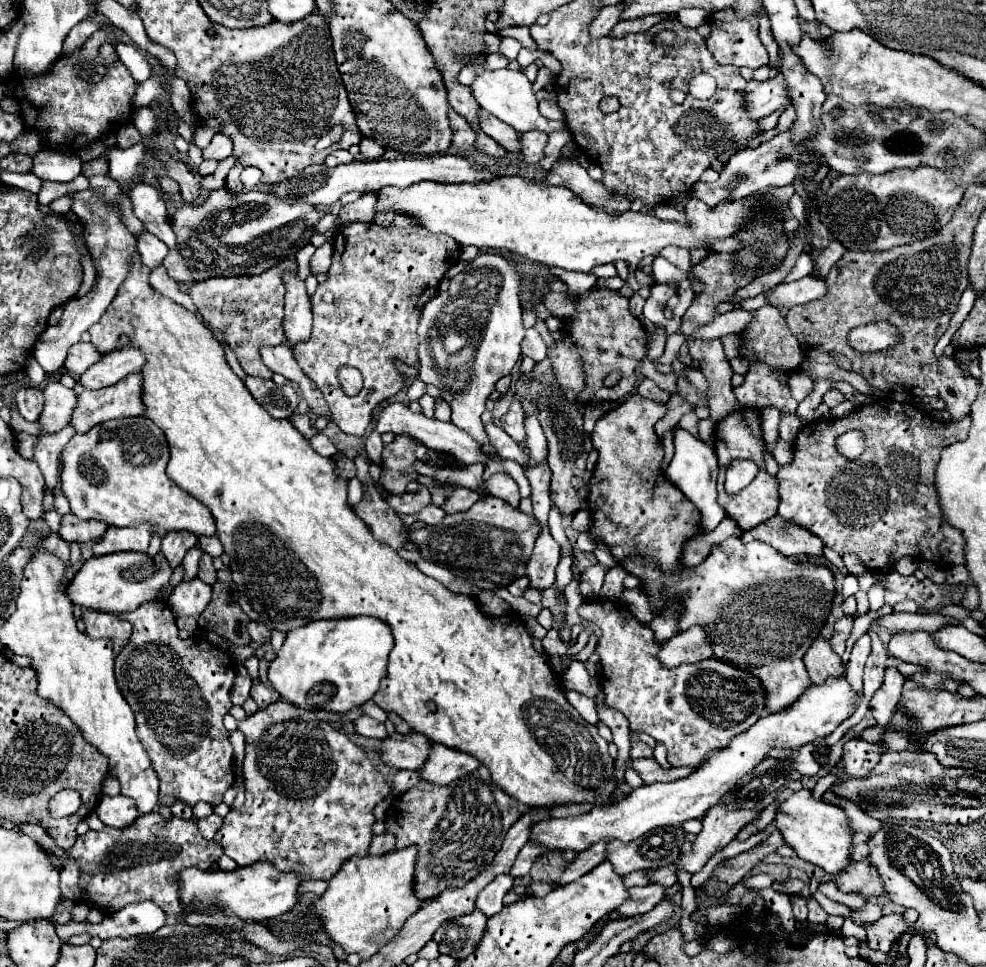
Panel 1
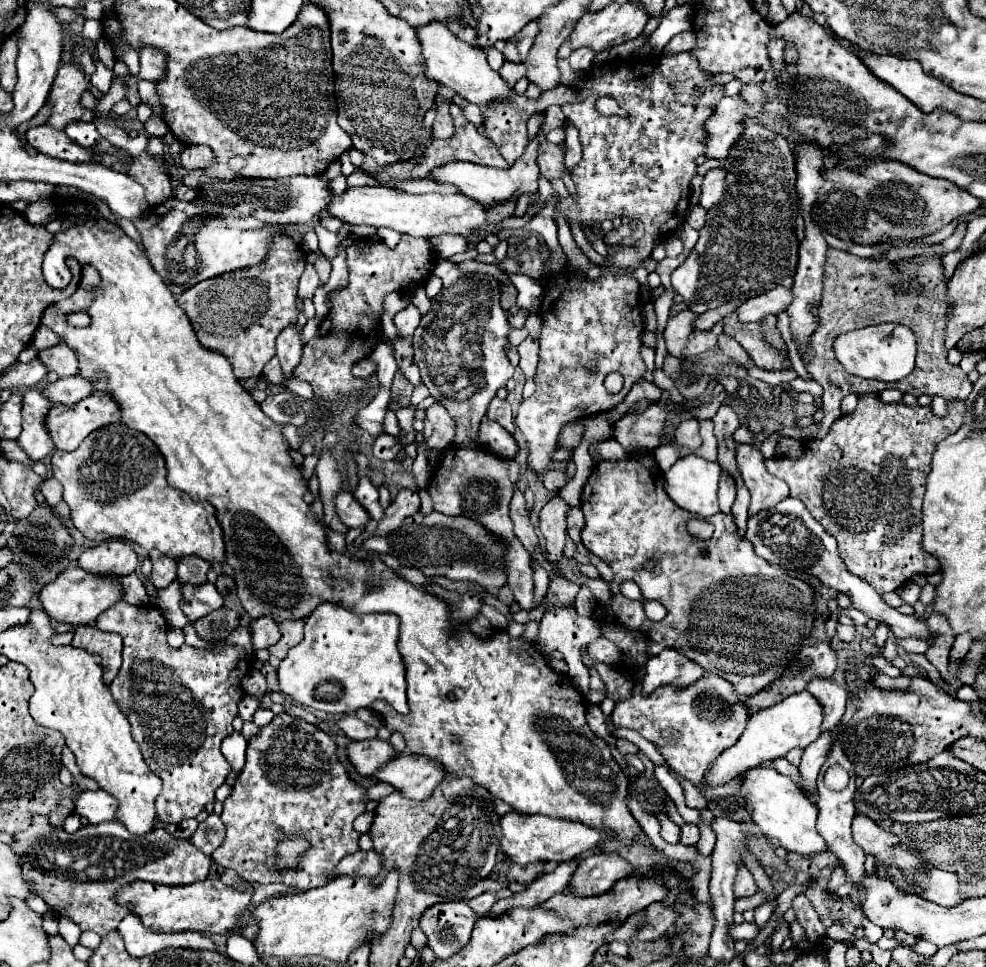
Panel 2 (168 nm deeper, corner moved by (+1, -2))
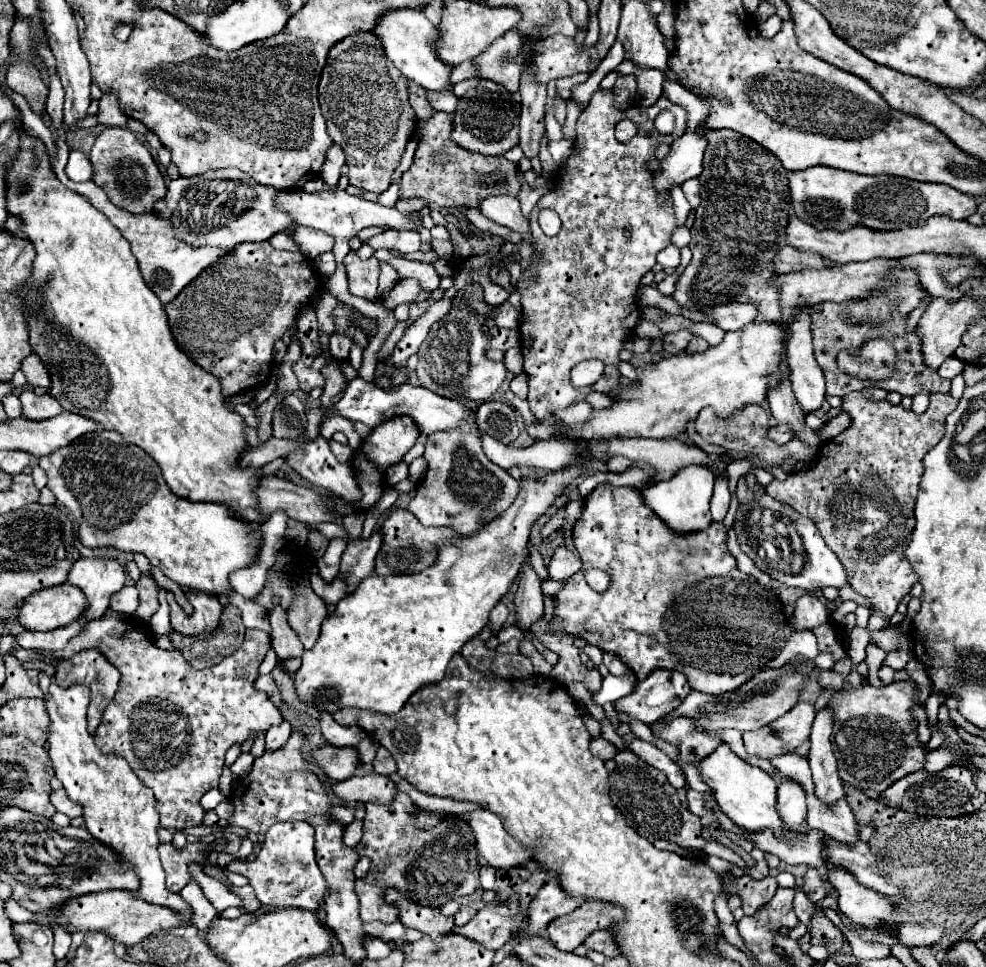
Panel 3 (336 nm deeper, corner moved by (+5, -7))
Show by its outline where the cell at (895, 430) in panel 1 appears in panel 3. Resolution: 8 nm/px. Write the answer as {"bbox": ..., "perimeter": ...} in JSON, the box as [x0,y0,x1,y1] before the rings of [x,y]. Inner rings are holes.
{"bbox":[765,392,959,626],"perimeter":[[[861,392],[847,394],[843,398],[843,410],[851,414],[851,426],[823,444],[819,462],[815,462],[811,470],[789,474],[785,482],[773,480],[765,488],[769,494],[773,494],[773,498],[793,506],[799,514],[805,514],[815,522],[825,538],[825,544],[837,554],[837,558],[841,558],[851,588],[865,596],[871,602],[871,612],[883,614],[889,626],[889,620],[895,614],[901,598],[909,594],[915,582],[919,582],[903,552],[911,542],[911,532],[915,526],[913,510],[923,476],[923,458],[943,438],[945,418],[957,408],[957,404],[959,402],[949,394],[933,394],[927,412],[915,414],[903,410],[901,406],[893,406],[887,400],[865,400]]]}

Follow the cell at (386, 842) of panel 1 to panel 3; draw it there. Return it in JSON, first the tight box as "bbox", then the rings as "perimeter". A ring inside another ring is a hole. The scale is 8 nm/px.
{"bbox":[227,822,327,910],"perimeter":[[[307,822],[273,824],[267,830],[265,840],[261,844],[261,852],[255,856],[255,860],[243,862],[241,865],[234,865],[234,862],[231,862],[227,865],[227,869],[245,876],[249,884],[253,886],[261,904],[267,908],[299,908],[301,906],[301,908],[315,910],[323,904],[327,886],[315,862],[315,852],[311,852],[313,836],[315,836],[315,830]]]}

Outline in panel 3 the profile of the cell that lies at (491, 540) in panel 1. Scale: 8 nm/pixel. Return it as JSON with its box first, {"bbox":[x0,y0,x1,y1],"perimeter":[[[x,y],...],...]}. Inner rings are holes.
{"bbox":[375,508,457,576],"perimeter":[[[393,508],[387,520],[381,524],[383,544],[375,560],[375,574],[389,576],[389,574],[413,574],[421,572],[431,566],[437,558],[437,542],[443,538],[455,538],[457,532],[451,528],[425,528],[409,510]]]}

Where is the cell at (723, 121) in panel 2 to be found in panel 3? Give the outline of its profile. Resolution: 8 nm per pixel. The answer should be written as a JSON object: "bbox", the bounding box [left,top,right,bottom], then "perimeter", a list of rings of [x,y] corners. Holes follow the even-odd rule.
{"bbox":[653,132,705,190],"perimeter":[[[685,132],[671,144],[669,154],[661,160],[661,168],[655,172],[653,182],[657,182],[657,190],[671,190],[681,186],[683,182],[697,178],[703,170],[703,152],[705,138],[695,132]]]}

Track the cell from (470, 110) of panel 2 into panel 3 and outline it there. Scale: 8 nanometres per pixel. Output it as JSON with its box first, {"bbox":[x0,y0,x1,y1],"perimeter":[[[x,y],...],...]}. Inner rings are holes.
{"bbox":[429,90,457,114],"perimeter":[[[429,90],[429,104],[435,108],[435,110],[441,110],[441,112],[447,112],[447,114],[453,114],[455,108],[457,108],[457,98],[453,96],[453,92],[447,92],[447,90],[439,90],[439,92],[433,92]]]}

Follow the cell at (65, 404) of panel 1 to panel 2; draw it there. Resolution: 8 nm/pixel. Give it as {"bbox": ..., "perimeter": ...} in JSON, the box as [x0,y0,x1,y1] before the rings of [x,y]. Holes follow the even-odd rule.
{"bbox":[17,389,55,459],"perimeter":[[[29,389],[23,395],[23,431],[17,441],[31,459],[43,459],[55,451],[53,439],[43,423],[51,407],[53,403],[39,389]]]}

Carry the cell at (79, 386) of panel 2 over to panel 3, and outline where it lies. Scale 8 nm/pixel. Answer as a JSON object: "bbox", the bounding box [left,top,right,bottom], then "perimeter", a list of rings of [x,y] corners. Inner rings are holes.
{"bbox":[21,390,63,420],"perimeter":[[[25,390],[21,396],[21,406],[23,406],[23,418],[33,418],[33,420],[45,420],[45,418],[53,418],[57,414],[63,412],[61,404],[51,396],[51,394],[43,394],[37,396],[35,392]]]}

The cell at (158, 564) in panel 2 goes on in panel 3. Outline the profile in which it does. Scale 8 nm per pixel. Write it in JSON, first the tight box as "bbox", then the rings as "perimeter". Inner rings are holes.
{"bbox":[133,576,159,622],"perimeter":[[[141,576],[139,582],[135,582],[137,590],[139,590],[139,608],[135,610],[133,618],[137,618],[139,622],[149,622],[151,616],[159,610],[159,600],[157,600],[157,582],[153,578]]]}

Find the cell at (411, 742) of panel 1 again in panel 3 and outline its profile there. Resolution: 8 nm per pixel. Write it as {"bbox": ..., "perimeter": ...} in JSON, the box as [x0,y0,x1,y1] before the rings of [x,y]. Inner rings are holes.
{"bbox":[313,746,359,780],"perimeter":[[[321,746],[313,750],[313,758],[323,774],[331,780],[347,780],[355,774],[359,766],[359,756],[353,748],[337,748],[337,746]]]}

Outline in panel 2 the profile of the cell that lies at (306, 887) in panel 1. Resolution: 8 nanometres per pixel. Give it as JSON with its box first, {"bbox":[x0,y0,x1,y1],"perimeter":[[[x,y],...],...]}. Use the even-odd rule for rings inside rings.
{"bbox":[252,883,293,907],"perimeter":[[[253,883],[253,887],[255,889],[255,893],[253,894],[252,903],[255,907],[263,903],[263,901],[267,901],[271,897],[275,897],[278,895],[282,895],[287,893],[288,891],[293,890],[292,888],[288,888],[284,884],[271,883],[271,884],[260,884]]]}

